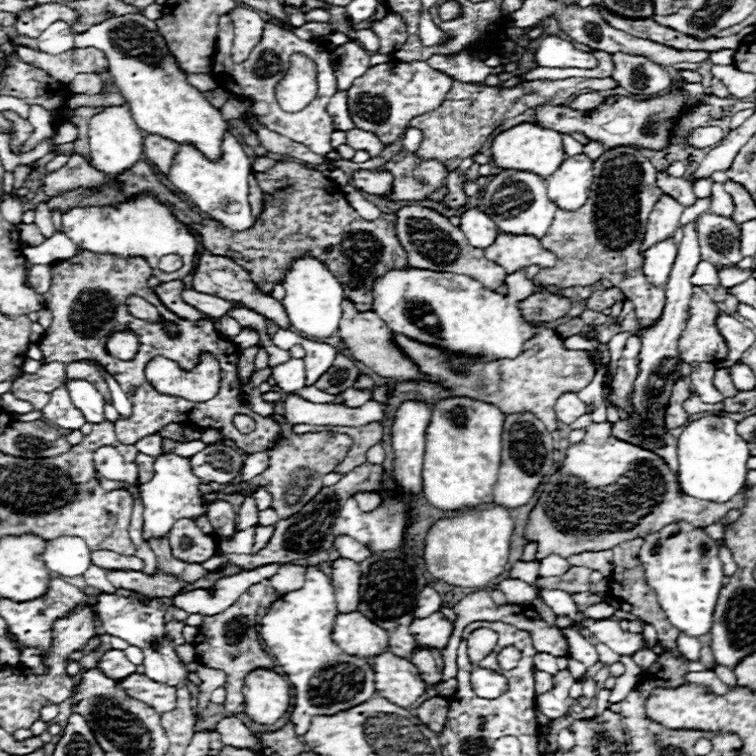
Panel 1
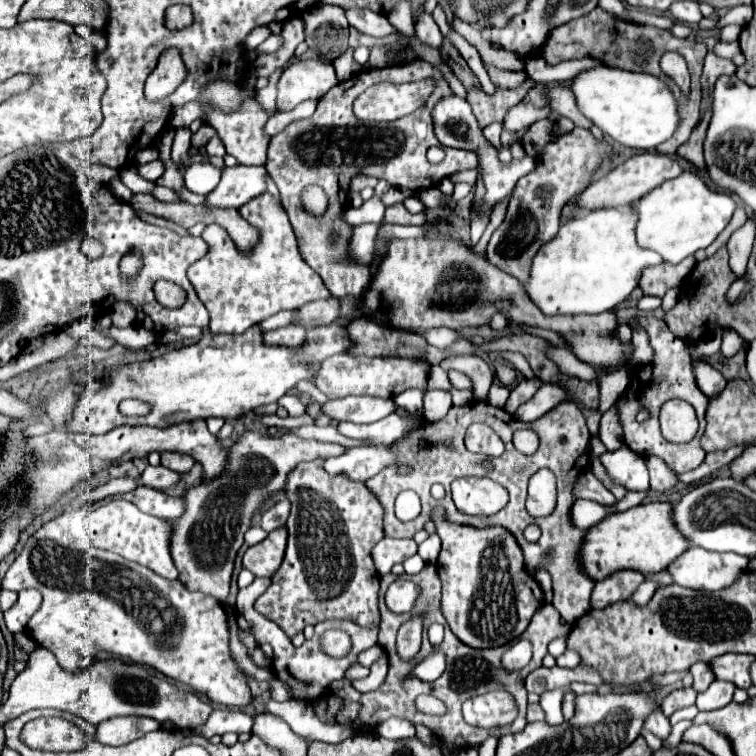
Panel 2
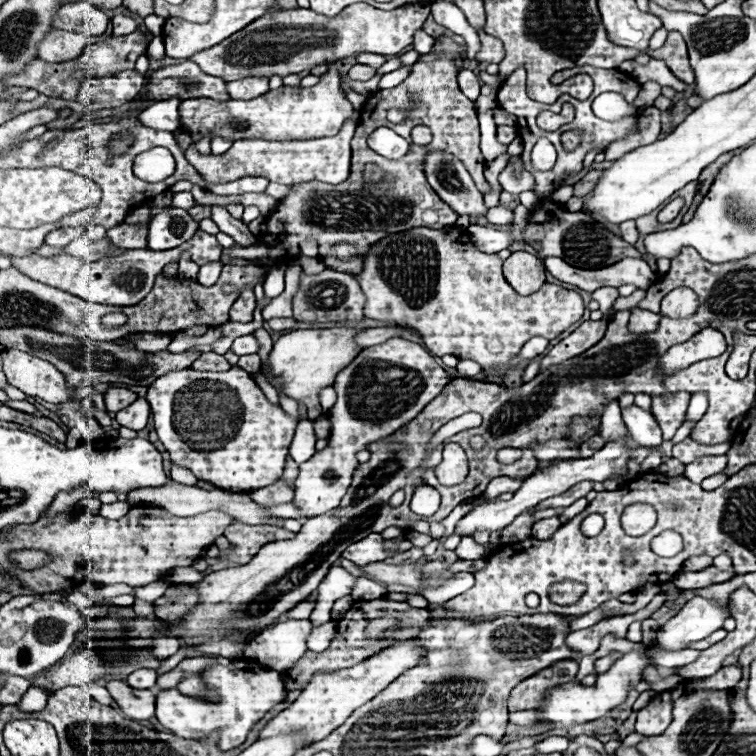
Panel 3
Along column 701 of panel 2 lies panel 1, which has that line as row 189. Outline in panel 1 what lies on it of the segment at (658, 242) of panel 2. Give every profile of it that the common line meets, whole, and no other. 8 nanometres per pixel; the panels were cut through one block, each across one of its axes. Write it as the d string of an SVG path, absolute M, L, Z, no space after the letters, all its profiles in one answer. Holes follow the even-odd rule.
M228 132L222 142L222 160L220 162L210 162L204 158L194 146L180 146L172 170L168 174L168 180L196 206L200 212L208 214L208 218L220 222L228 230L242 232L254 226L254 216L252 208L248 202L248 176L252 170L252 160L246 156L242 150L242 144Z

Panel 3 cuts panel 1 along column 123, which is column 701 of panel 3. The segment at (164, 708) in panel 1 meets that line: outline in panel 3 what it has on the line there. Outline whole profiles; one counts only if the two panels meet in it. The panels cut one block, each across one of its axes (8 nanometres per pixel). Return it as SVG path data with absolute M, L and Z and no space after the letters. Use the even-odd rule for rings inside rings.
M740 664L732 666L722 666L714 676L710 678L696 678L692 682L698 684L698 688L708 688L708 690L730 690L742 680L742 668Z

